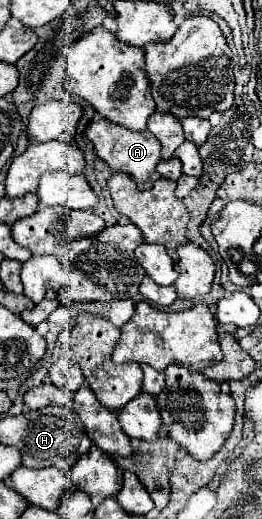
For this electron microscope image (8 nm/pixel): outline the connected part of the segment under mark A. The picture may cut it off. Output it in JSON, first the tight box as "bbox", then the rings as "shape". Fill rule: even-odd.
{"bbox":[85,118,181,190],"shape":[[[101,118],[101,120],[89,122],[85,136],[95,146],[97,156],[103,158],[111,166],[111,172],[117,172],[117,170],[127,172],[129,176],[133,176],[139,190],[149,190],[161,176],[169,178],[169,180],[177,180],[181,176],[181,162],[175,156],[159,162],[161,160],[161,146],[159,146],[159,140],[149,130],[131,132],[131,130],[119,126],[119,124],[113,124],[113,122]]]}

